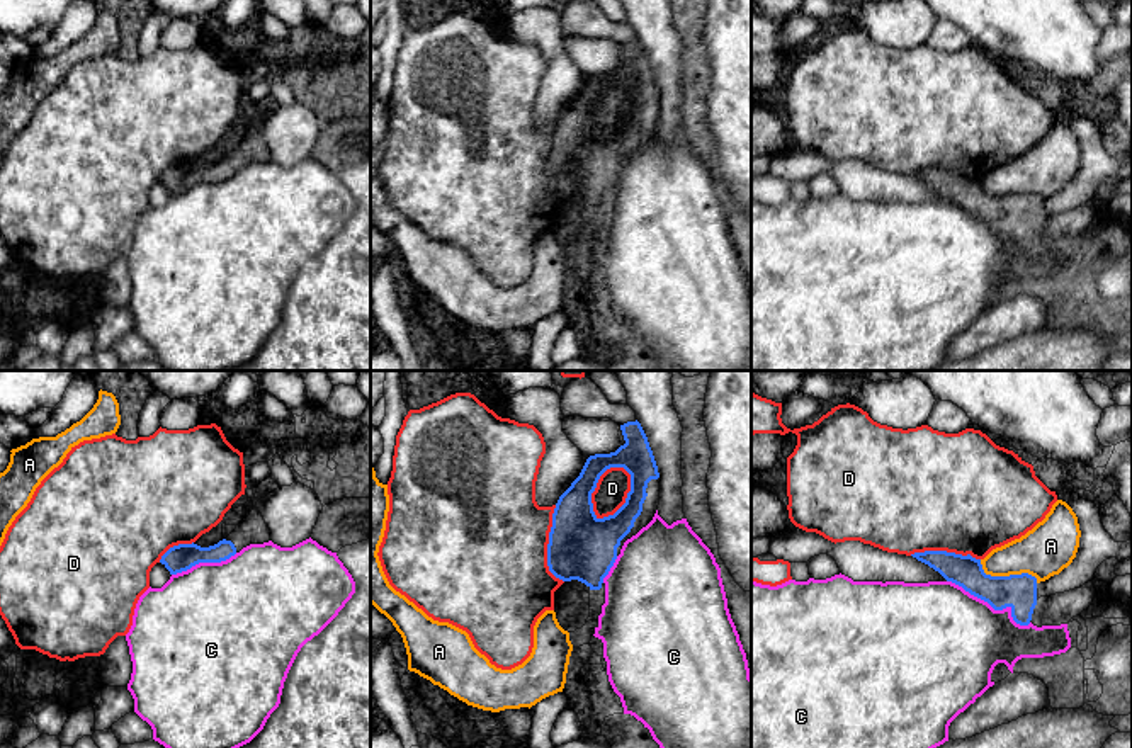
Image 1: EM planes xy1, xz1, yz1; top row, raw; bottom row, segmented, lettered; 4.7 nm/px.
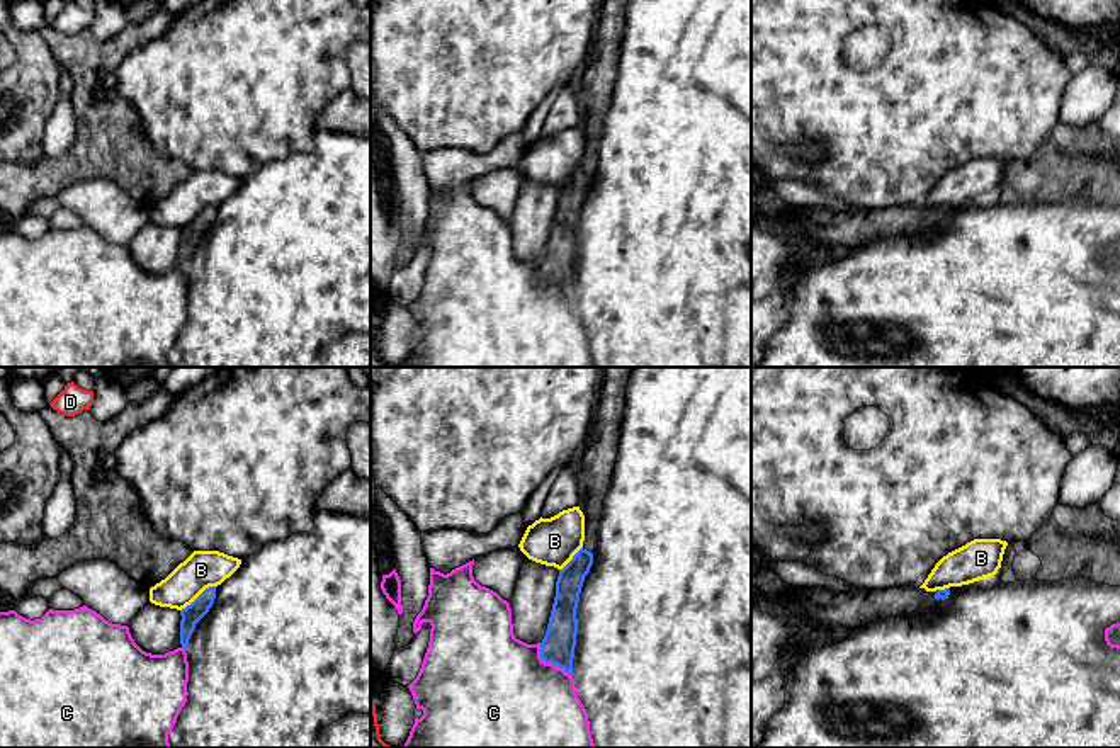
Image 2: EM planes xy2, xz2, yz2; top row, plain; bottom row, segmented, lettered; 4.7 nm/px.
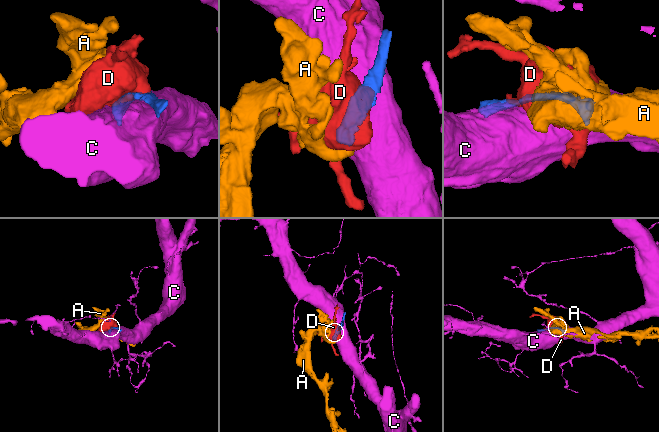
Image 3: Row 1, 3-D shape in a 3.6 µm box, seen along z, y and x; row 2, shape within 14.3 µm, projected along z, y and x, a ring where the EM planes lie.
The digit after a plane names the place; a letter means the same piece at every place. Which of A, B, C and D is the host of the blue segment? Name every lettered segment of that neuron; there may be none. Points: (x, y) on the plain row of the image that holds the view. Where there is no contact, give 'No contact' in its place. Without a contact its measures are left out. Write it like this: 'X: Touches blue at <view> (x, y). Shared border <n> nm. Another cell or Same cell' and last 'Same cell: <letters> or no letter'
A: Touches blue at yz1 (1007, 196). Shared border 300 nm. Another cell
B: Touches blue at xy2 (199, 215). Shared border 200 nm. Another cell
C: Touches blue at yz1 (993, 226). Shared border 440 nm. Another cell
D: Touches blue at xz1 (595, 106). Shared border 280 nm. Another cell
Same cell: no letter

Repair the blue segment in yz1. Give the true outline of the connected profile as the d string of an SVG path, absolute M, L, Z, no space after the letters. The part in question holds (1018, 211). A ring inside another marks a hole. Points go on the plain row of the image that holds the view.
M925 170L911 173L938 190L947 201L962 206L971 214L988 221L994 230L1011 228L1020 245L1028 245L1037 224L1037 197L1022 192L1010 196L986 194L981 178L947 170Z

